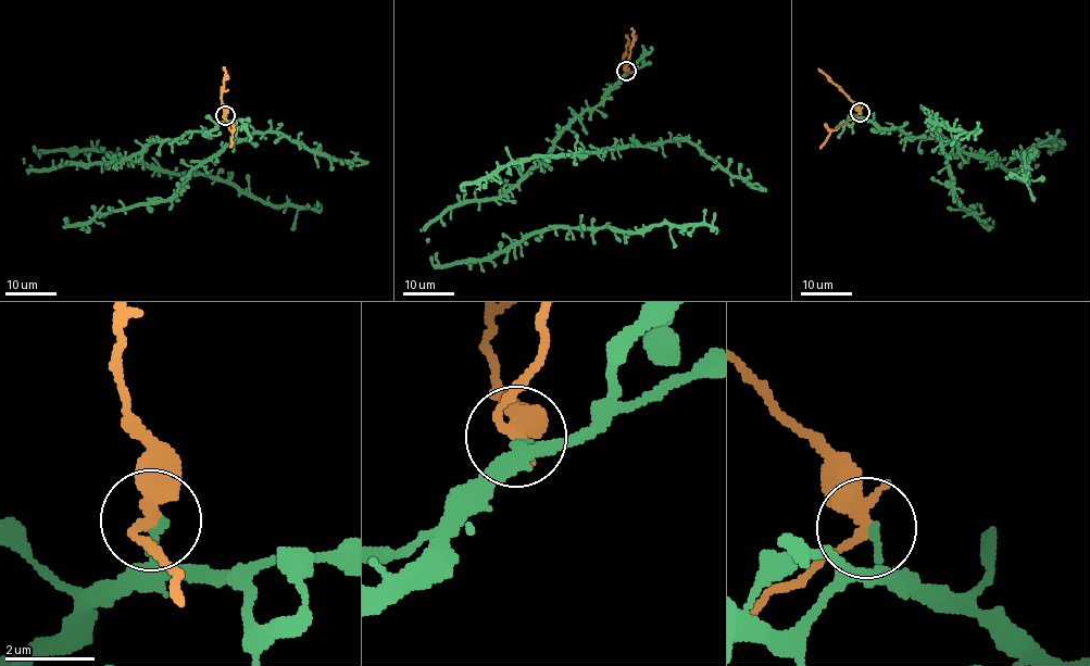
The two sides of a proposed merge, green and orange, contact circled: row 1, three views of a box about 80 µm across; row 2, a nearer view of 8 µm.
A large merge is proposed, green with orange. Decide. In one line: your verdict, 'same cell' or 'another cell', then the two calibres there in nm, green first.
another cell | 220/320 nm

